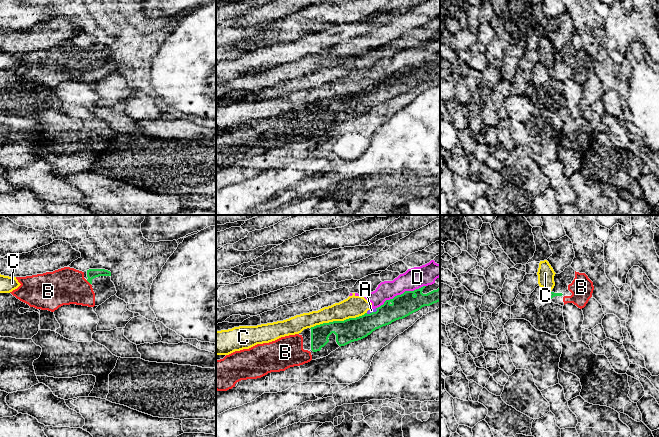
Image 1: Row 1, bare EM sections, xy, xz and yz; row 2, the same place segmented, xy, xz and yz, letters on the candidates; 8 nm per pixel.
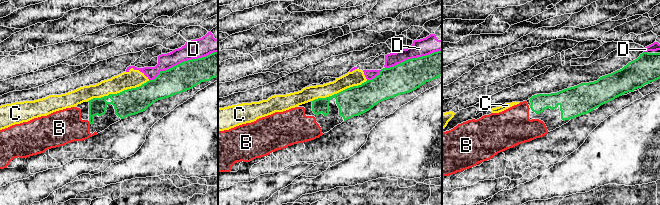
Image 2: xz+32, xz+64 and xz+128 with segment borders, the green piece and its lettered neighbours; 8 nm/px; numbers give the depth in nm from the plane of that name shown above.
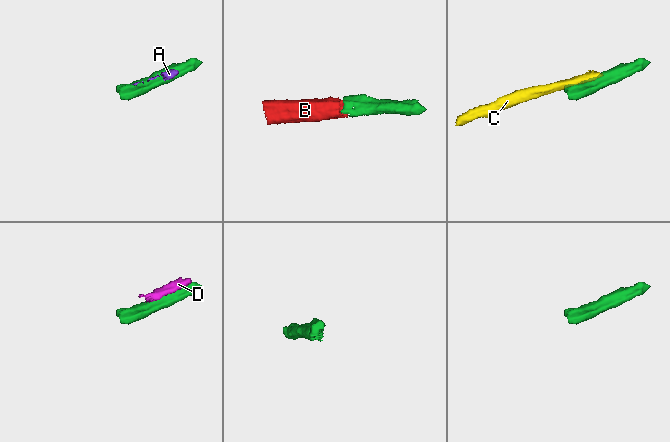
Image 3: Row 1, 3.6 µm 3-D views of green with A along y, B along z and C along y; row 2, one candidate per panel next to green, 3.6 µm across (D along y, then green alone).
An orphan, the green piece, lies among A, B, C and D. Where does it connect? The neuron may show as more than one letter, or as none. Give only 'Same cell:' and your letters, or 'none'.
Same cell: B

